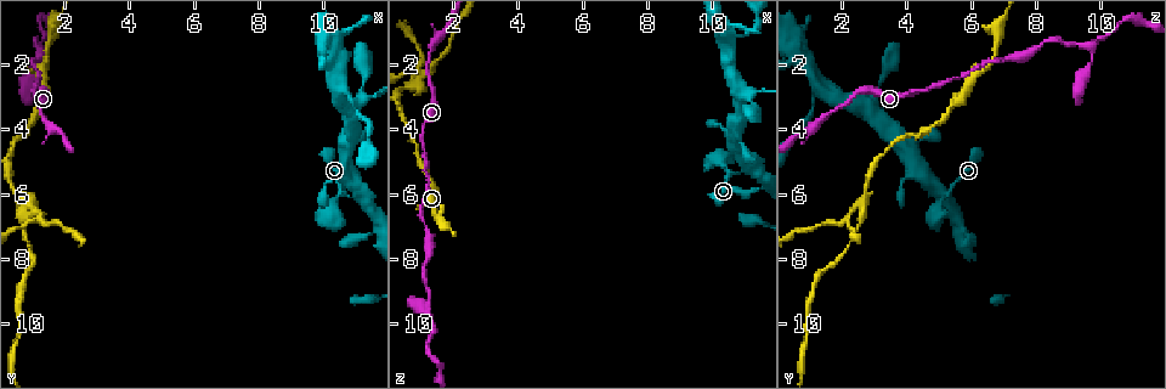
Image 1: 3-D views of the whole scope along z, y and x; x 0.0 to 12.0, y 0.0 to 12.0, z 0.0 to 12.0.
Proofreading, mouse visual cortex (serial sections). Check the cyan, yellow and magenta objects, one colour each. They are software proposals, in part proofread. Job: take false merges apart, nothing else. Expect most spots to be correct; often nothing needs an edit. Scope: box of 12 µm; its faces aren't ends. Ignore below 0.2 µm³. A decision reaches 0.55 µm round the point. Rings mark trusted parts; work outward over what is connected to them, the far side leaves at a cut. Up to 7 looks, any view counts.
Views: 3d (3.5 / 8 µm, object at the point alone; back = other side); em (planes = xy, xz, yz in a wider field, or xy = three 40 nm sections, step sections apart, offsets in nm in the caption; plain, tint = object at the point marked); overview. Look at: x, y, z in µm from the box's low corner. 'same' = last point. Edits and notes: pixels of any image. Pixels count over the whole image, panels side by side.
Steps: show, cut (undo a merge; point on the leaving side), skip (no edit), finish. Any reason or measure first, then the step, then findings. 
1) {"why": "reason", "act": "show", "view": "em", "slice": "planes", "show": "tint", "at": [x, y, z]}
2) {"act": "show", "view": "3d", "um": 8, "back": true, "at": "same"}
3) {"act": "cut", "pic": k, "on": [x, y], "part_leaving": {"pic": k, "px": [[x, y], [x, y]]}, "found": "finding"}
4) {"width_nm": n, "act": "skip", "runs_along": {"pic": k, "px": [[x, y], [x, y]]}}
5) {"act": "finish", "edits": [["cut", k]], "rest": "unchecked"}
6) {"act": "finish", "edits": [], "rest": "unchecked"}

{"why": "small branch off a trunk", "act": "show", "view": "3d", "um": 3.5, "at": [11.0, 6.0, 5.3]}

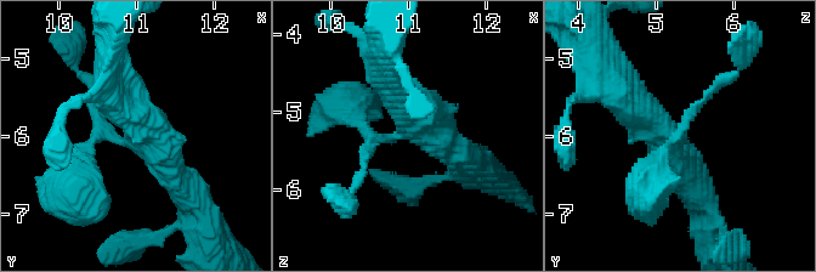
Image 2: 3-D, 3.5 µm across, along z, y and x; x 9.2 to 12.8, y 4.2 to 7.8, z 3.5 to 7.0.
{"act": "show", "view": "em", "slice": "xy", "step": 5, "show": "plain", "at": [11.00, 6.00, 5.25]}

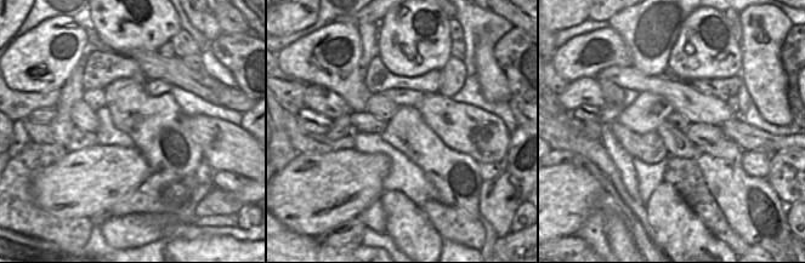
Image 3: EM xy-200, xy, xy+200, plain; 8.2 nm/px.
{"act": "show", "view": "em", "slice": "xy", "step": 5, "show": "tint", "at": "same"}

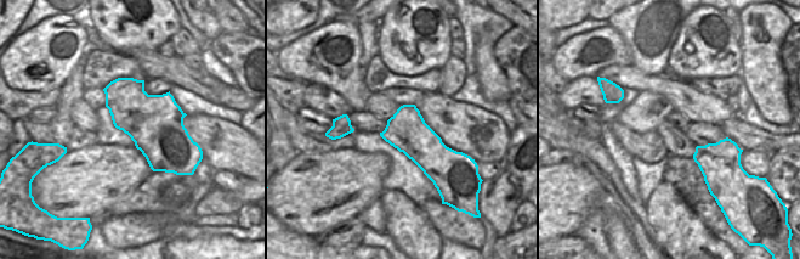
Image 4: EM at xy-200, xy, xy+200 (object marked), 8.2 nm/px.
{"act": "skip", "runs_along": {"pic": 2, "px": [[708, 96], [676, 141], [617, 92]]}, "found": "all the same cell"}

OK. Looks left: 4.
{"why": "calibre changes", "act": "show", "view": "3d", "um": 3.5, "at": [11.0, 3.2, 3.0]}

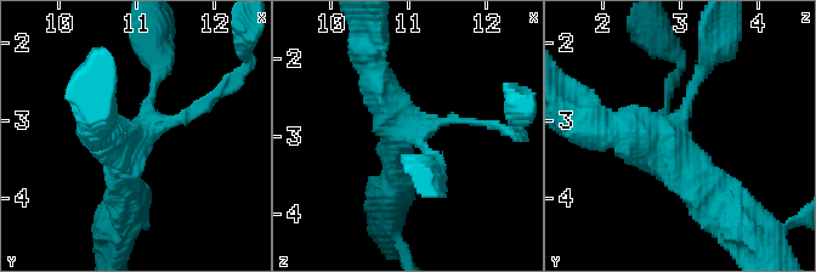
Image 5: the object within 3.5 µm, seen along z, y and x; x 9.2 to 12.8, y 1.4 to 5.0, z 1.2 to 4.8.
{"act": "skip", "runs_along": {"pic": 5, "px": [[721, 202], [656, 139], [594, 124]]}, "found": "all the same cell"}

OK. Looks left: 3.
{"act": "show", "view": "3d", "um": 3.5, "at": [1.1, 2.7, 4.4]}

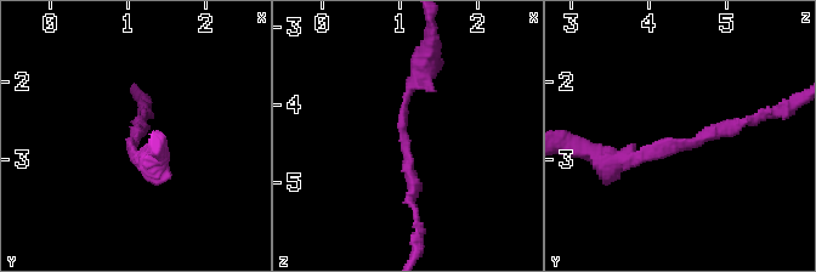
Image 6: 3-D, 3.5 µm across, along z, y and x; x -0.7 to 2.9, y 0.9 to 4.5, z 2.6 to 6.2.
{"why": "need the tissue", "act": "show", "view": "em", "slice": "xy", "step": 5, "show": "tint", "at": [1.05, 2.85, 4.45]}

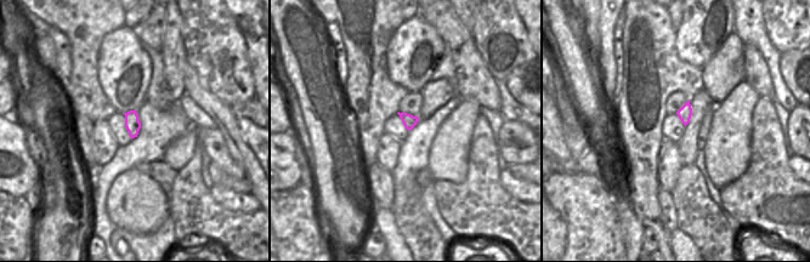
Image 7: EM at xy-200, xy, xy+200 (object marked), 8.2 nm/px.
{"width_nm": 110, "act": "skip", "runs_along": {"pic": 6, "px": [[612, 163], [749, 118]]}, "found": "all the same cell"}

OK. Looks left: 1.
{"act": "finish", "edits": [], "rest": "unchecked"}

